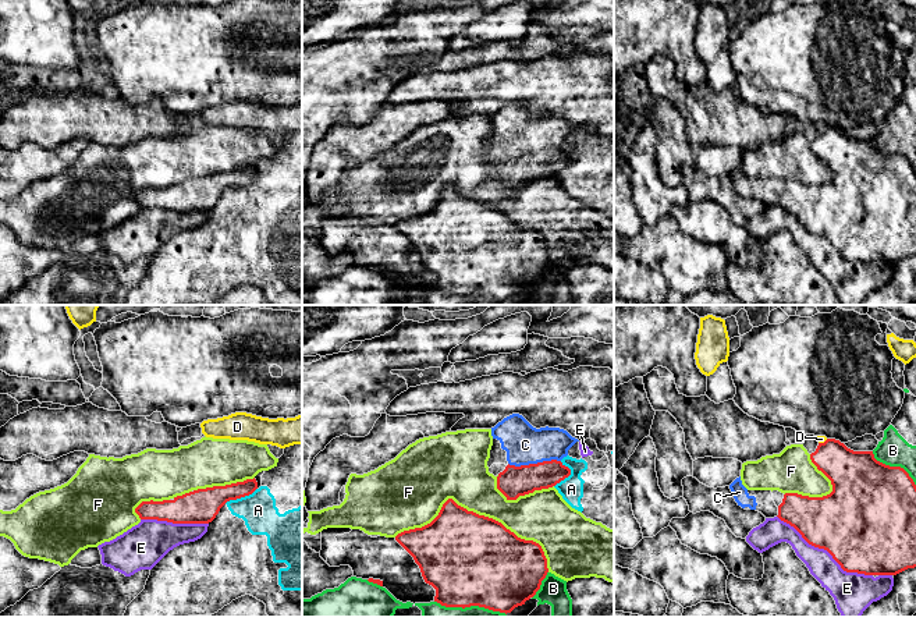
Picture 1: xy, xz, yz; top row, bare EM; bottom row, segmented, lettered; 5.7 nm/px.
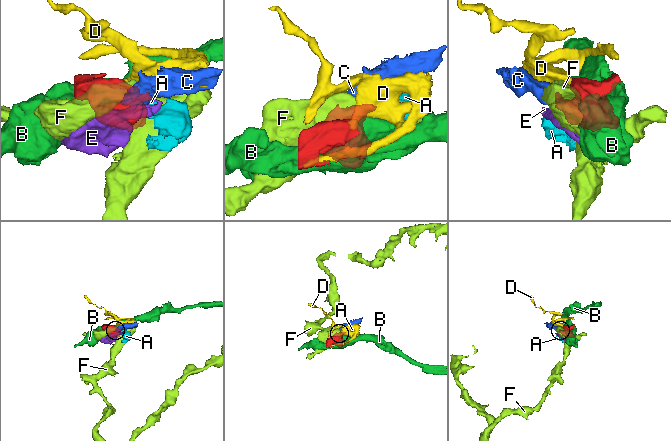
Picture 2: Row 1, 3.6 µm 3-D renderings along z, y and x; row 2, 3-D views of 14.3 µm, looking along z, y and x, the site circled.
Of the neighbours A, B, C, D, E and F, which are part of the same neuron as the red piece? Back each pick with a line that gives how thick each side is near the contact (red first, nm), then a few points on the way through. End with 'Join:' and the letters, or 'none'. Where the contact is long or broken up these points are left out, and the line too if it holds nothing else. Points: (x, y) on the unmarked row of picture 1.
C: 180 nm thick on the red side, 220 nm on the other; runs through xz (512, 170), (533, 152), (533, 142), (525, 133)
Join: C

